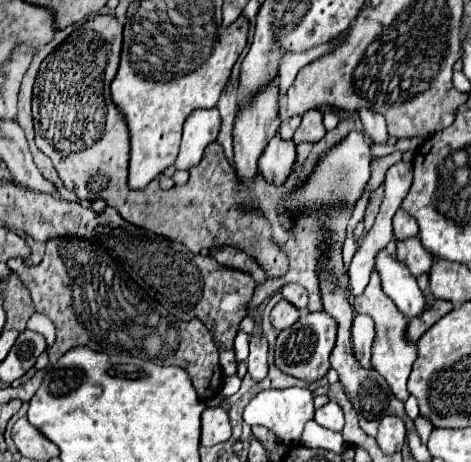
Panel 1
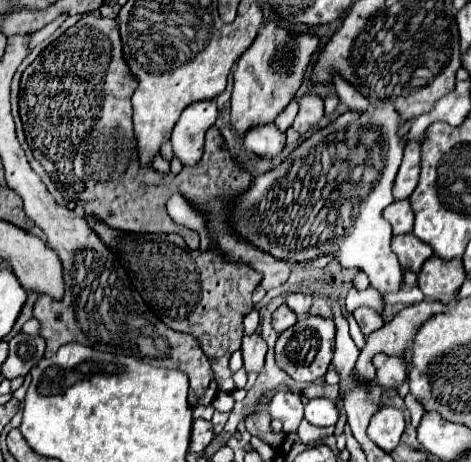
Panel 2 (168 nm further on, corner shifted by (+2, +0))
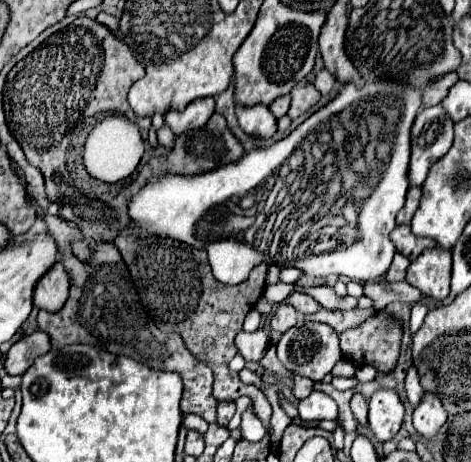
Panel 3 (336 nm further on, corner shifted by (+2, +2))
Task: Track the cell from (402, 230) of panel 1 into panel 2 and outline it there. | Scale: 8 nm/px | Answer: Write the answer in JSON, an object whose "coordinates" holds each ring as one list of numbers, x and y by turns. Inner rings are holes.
{"coordinates":[[409,199,395,201,389,207,385,207,383,217,391,223,393,235,413,231,413,211,411,211,411,205,409,205]]}

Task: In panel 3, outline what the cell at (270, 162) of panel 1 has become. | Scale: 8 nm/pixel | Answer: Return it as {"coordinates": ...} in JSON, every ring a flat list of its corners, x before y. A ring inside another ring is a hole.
{"coordinates":[[237,105,235,113,241,129,249,135,259,135,263,139,269,139,277,131,277,119,265,105,253,105,253,107]]}

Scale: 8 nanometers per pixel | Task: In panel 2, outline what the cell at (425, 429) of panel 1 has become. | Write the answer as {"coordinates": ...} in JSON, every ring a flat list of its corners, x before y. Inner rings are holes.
{"coordinates":[[411,393,405,397,405,405,407,405,409,413,411,413,411,425,417,429,417,427,419,427,419,423,421,423,421,417,425,415,425,411,423,411,421,403,419,403]]}

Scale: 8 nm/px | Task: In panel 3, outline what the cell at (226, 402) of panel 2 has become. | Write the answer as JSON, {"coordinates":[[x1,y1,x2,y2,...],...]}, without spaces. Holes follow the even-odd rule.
{"coordinates":[[221,401,219,409,217,409,217,425,219,427,227,427,227,423,231,421,231,417,235,415,235,403,233,401]]}

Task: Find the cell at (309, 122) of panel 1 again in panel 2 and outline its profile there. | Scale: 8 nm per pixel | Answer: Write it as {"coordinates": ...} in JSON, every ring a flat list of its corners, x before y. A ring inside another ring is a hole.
{"coordinates":[[307,93,299,97,299,113,295,117,293,129,297,133,307,133,321,121,321,117,323,117,323,99,315,93]]}

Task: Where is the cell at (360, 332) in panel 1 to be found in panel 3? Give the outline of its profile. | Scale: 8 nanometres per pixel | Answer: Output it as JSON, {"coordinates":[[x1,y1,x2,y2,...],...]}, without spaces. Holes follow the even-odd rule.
{"coordinates":[[319,285,319,287,295,287,295,289,301,291,301,293,311,295,313,299,317,299,319,303,323,303,331,311,355,309,355,303,357,303,357,299,353,299,349,295,347,297,337,297,335,289,333,287,327,287,327,285]]}

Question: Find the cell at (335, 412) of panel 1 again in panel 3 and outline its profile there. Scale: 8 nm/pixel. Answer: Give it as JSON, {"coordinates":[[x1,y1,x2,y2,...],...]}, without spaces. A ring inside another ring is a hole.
{"coordinates":[[313,391,309,397,301,399,299,405,299,417,303,421,313,421,313,419,337,419,337,403,319,391]]}

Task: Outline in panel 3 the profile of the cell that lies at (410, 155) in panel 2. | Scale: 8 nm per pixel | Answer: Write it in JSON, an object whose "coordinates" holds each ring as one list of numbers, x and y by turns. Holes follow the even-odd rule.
{"coordinates":[[441,105,425,107,411,129,411,185,423,185,431,165,453,145,453,119]]}

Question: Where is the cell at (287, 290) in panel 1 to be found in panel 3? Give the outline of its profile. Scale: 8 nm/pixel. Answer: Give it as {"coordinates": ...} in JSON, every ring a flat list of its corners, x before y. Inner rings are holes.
{"coordinates":[[297,291,291,293,287,301,289,301,289,305,293,305,297,311,301,311,305,315,311,315,311,313,317,313,319,311,319,303,313,297,303,295,303,293,297,293]]}

